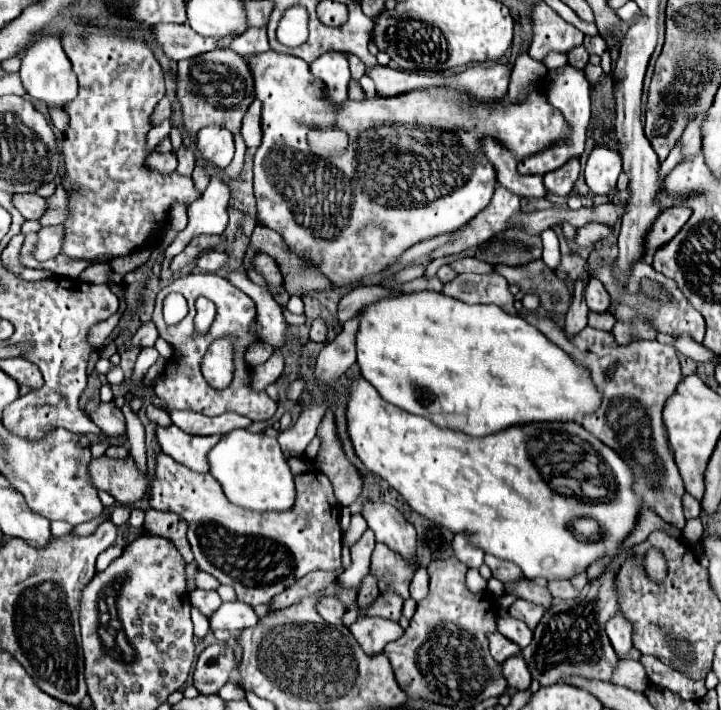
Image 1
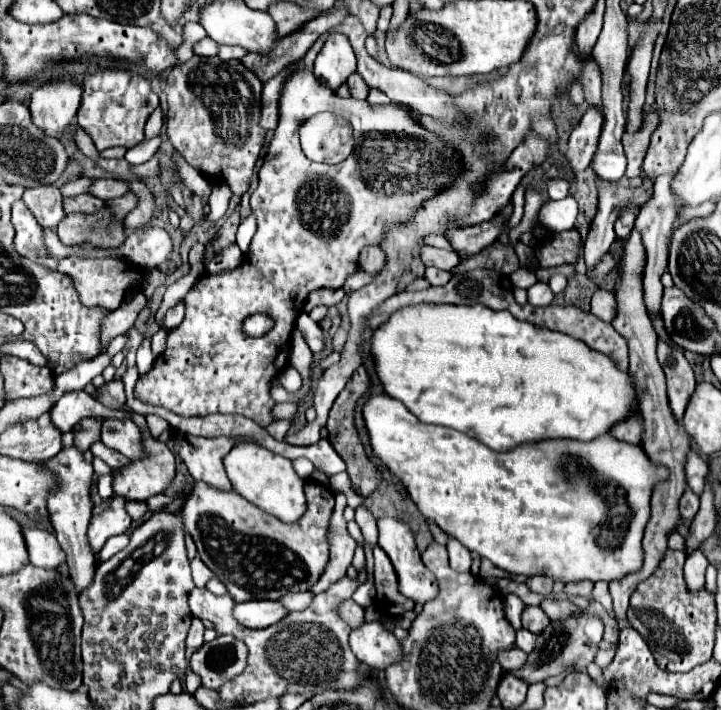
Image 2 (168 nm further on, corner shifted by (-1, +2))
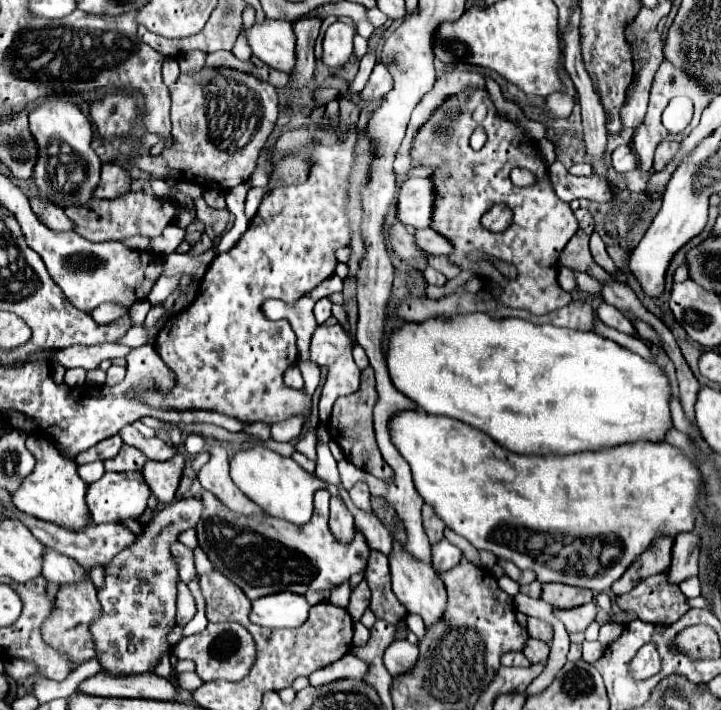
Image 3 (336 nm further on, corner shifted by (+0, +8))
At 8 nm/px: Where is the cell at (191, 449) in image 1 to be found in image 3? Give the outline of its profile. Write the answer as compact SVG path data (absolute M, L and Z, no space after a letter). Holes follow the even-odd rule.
M213 445L213 447L209 447L209 455L211 455L211 459L197 473L197 479L201 481L203 489L207 489L215 497L219 497L221 503L225 503L231 511L237 511L243 515L261 513L261 507L255 505L253 501L249 501L249 497L245 497L245 493L241 493L237 489L237 485L233 483L233 479L229 475L229 455L227 455L225 447Z

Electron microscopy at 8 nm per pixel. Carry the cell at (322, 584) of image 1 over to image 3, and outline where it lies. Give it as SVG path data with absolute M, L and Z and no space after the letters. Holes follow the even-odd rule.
M335 495L331 497L329 529L331 529L333 537L337 537L337 541L341 541L341 543L349 543L349 541L353 541L353 535L355 535L353 515L349 513L349 509L347 509L345 503L341 501L341 497L335 497Z

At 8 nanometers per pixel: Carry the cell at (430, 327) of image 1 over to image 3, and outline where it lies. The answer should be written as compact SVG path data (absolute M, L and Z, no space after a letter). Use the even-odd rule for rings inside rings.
M469 313L465 317L457 317L457 321L437 321L429 319L423 323L403 323L401 327L393 329L389 335L389 347L387 347L387 367L391 373L393 385L407 395L419 409L425 413L435 413L435 415L447 415L451 419L459 419L485 435L493 437L501 447L513 451L513 453L527 453L527 455L547 455L547 453L563 453L571 455L577 451L595 451L611 445L621 445L621 443L631 443L631 441L663 441L671 419L669 413L669 381L665 373L659 369L655 363L647 363L643 357L631 353L629 349L617 345L611 339L605 339L597 333L585 333L585 331L575 331L575 329L561 329L553 325L533 325L525 319L517 317L503 317L503 319L493 319L485 317L485 313Z

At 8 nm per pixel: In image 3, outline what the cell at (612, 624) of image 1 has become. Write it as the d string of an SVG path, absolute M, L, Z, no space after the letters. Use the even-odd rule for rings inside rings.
M669 535L655 539L653 547L647 549L645 553L641 553L641 557L637 557L633 561L633 565L623 573L623 577L611 585L613 595L625 595L641 579L665 571L671 565L671 545L673 545L673 541L675 539L669 537Z

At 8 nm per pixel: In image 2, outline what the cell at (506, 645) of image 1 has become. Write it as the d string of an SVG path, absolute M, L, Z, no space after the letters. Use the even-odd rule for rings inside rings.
M510 649L510 651L500 651L498 653L498 663L502 665L504 671L510 669L520 669L526 663L526 653L522 649Z

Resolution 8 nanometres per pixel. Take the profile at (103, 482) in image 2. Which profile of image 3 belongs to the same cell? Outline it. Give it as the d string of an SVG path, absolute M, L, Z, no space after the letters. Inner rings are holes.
M93 461L93 463L87 463L87 465L79 465L79 475L85 483L93 483L93 481L99 481L105 473L105 467L103 467L103 461Z

